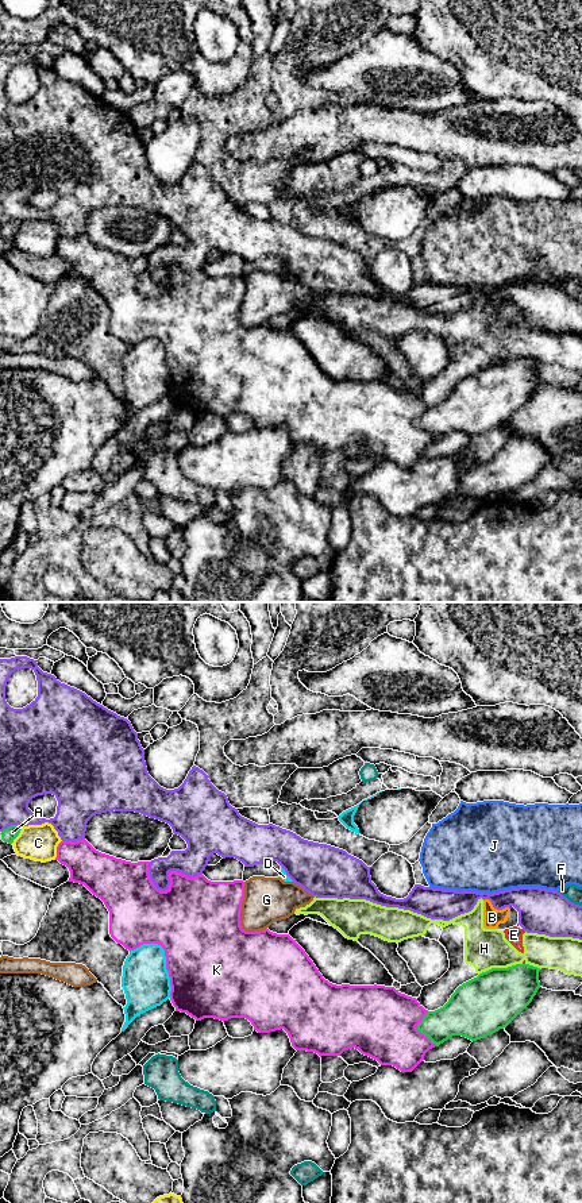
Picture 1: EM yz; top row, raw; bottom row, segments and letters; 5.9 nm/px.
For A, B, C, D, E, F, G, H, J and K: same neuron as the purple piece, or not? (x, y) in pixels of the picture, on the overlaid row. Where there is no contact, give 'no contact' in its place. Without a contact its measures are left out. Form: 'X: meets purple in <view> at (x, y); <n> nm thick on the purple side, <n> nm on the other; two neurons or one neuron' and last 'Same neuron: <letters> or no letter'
A: meets purple in yz at (11, 824); 240 nm thick on the purple side, 90 nm on the other; two neurons
B: meets purple in yz at (496, 907); 240 nm thick on the purple side, 110 nm on the other; two neurons
C: meets purple in yz at (45, 821); 260 nm thick on the purple side, 220 nm on the other; two neurons
D: meets purple in yz at (286, 874); 320 nm thick on the purple side, 50 nm on the other; two neurons
E: no contact; two neurons
F: meets purple in yz at (567, 899); 280 nm thick on the purple side, 100 nm on the other; two neurons
G: meets purple in yz at (304, 889); 320 nm thick on the purple side, 280 nm on the other; two neurons
H: meets purple in yz at (400, 907); 190 nm thick on the purple side, 200 nm on the other; two neurons
J: meets purple in yz at (493, 893); 200 nm thick on the purple side, 500 nm on the other; two neurons
K: meets purple in yz at (169, 880); 170 nm thick on the purple side, 440 nm on the other; two neurons
Same neuron: no letter

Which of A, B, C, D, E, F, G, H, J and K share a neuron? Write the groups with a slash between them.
A / B E H / C / D / F / G / J / K

